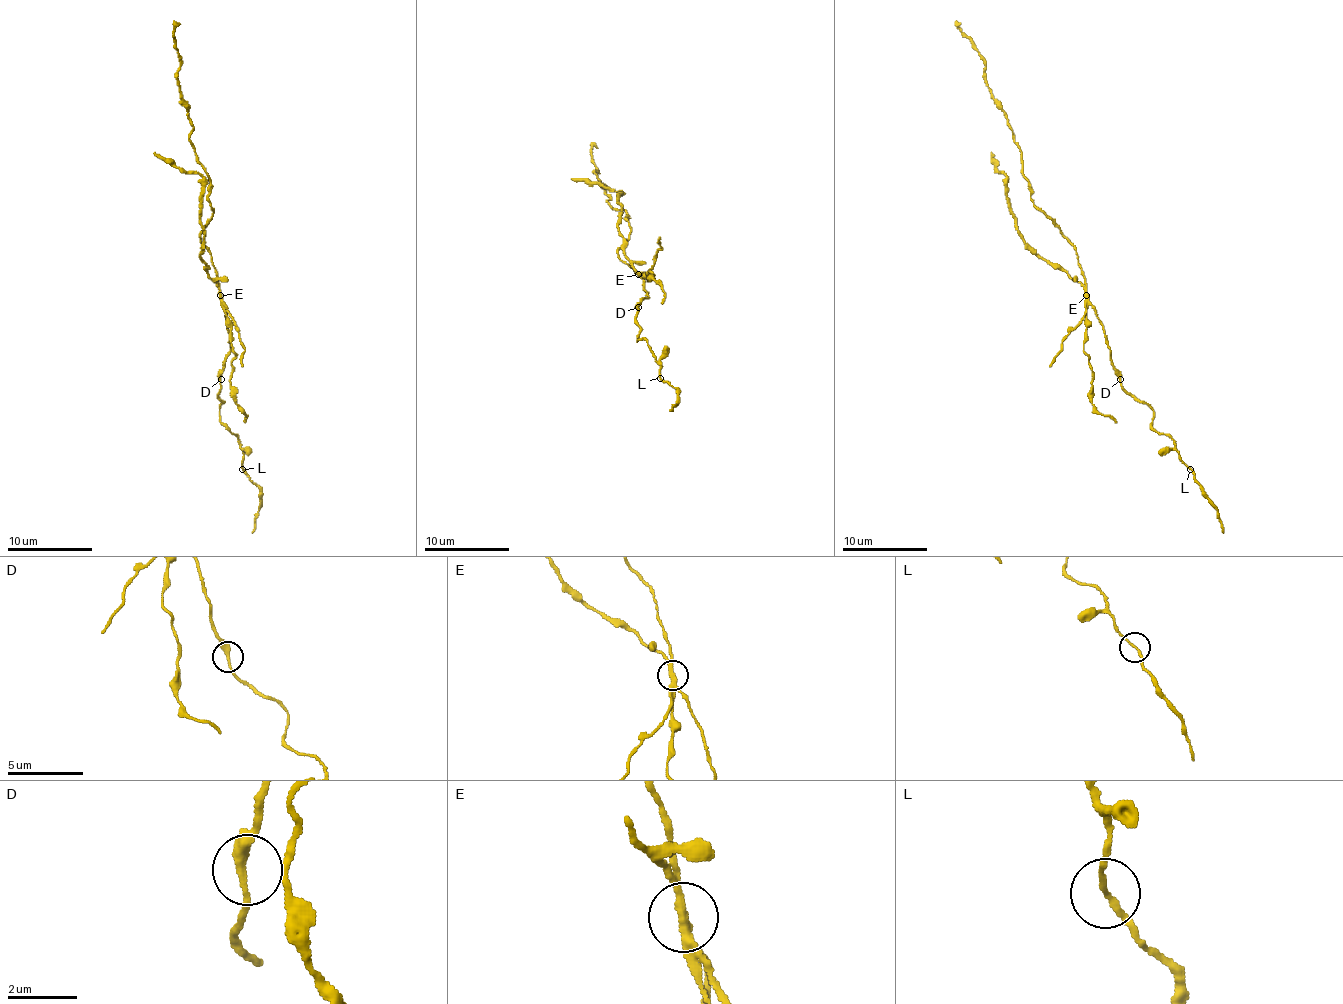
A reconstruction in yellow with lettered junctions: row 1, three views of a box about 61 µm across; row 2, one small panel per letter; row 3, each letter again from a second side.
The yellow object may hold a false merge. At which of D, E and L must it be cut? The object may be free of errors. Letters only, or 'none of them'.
E

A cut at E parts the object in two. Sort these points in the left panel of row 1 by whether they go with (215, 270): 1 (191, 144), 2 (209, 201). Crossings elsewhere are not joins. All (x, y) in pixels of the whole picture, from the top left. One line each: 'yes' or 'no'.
1: yes
2: yes

